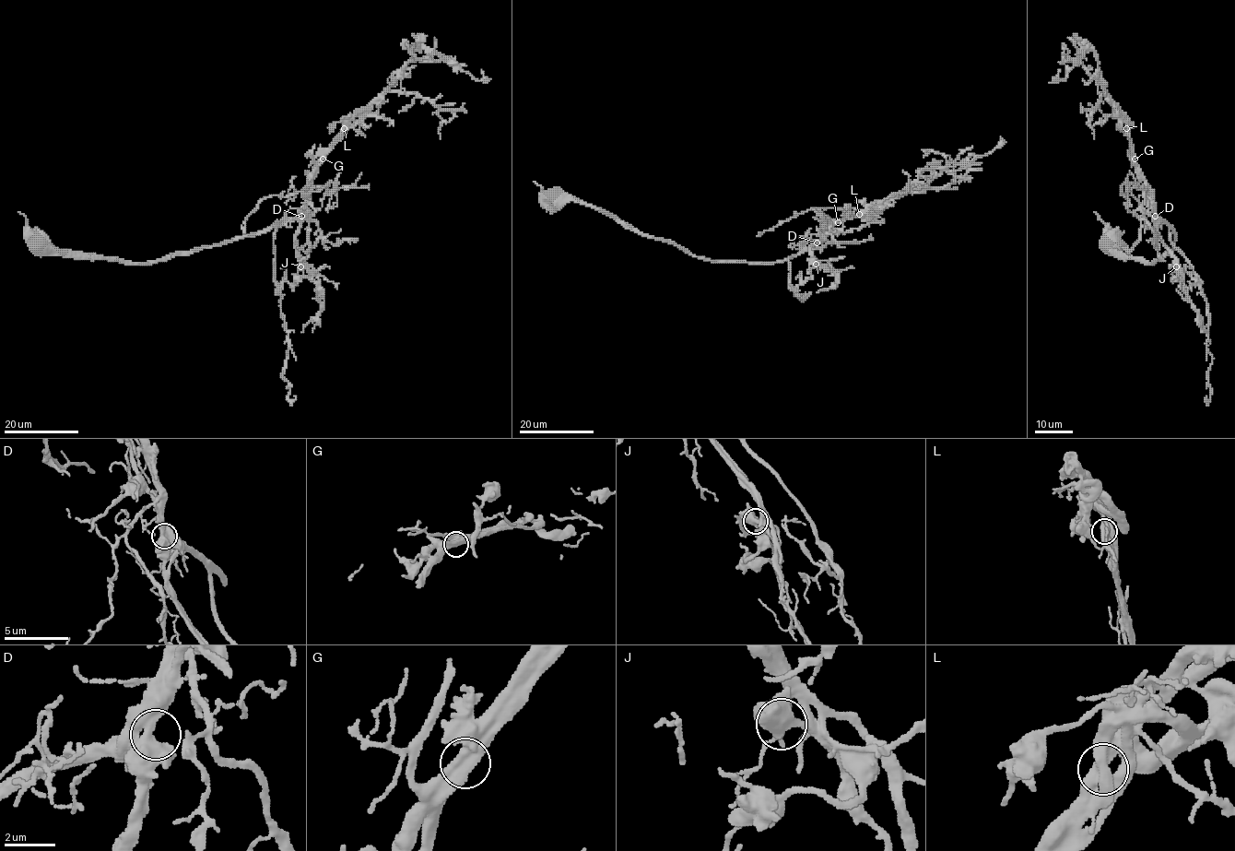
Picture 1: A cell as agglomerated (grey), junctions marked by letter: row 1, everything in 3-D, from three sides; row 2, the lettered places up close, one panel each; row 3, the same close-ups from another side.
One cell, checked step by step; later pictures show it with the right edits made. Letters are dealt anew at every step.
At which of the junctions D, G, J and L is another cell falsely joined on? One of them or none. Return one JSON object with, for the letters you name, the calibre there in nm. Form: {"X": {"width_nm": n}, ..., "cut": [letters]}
{"cut": []}

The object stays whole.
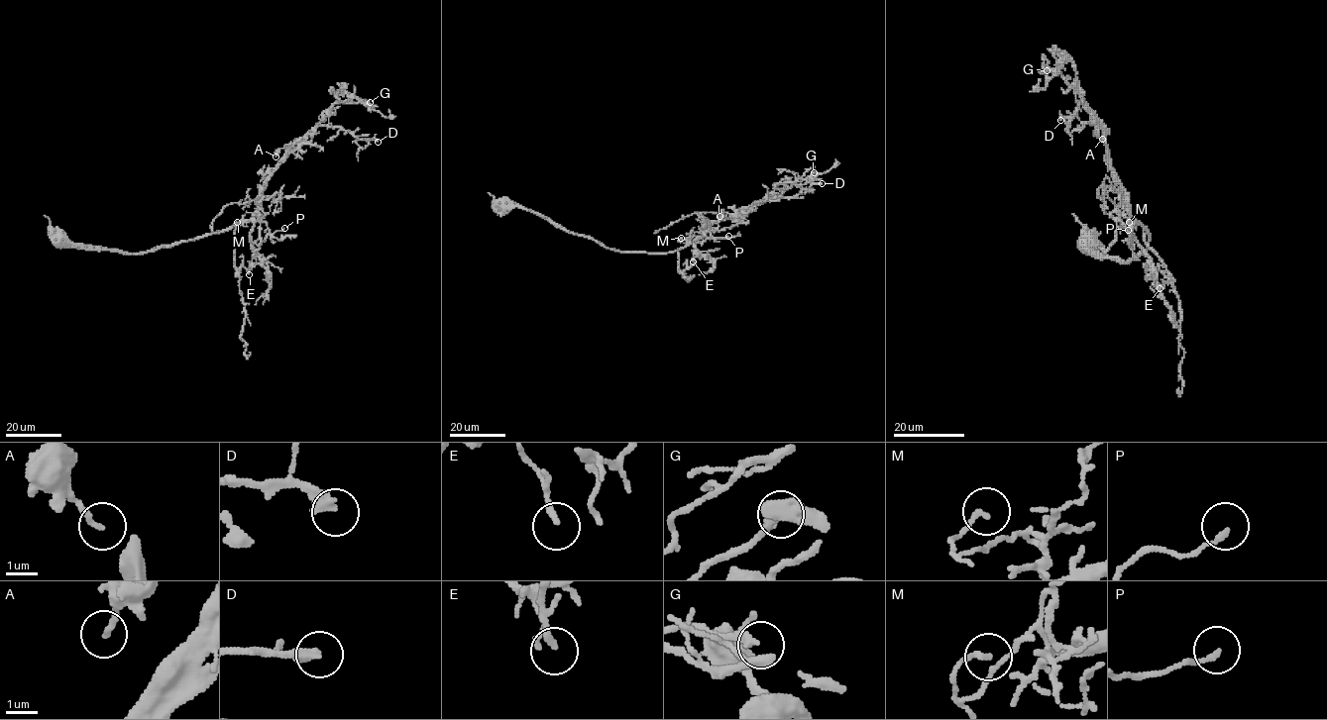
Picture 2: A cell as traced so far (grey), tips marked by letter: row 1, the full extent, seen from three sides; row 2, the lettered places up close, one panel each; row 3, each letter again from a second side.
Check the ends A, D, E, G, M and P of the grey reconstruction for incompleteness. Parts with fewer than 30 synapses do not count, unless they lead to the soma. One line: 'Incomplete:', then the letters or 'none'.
Incomplete: none

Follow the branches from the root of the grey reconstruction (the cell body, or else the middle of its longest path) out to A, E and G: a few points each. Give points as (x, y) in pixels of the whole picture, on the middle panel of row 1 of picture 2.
A: (503, 205), (522, 206), (607, 248), (648, 253), (672, 253), (693, 243), (715, 222), (730, 215), (719, 216)
E: (503, 205), (522, 206), (619, 251), (668, 253), (698, 240), (695, 249), (699, 257), (693, 261)
G: (503, 205), (522, 206), (608, 248), (668, 253), (715, 222), (747, 212), (778, 182), (814, 172)

